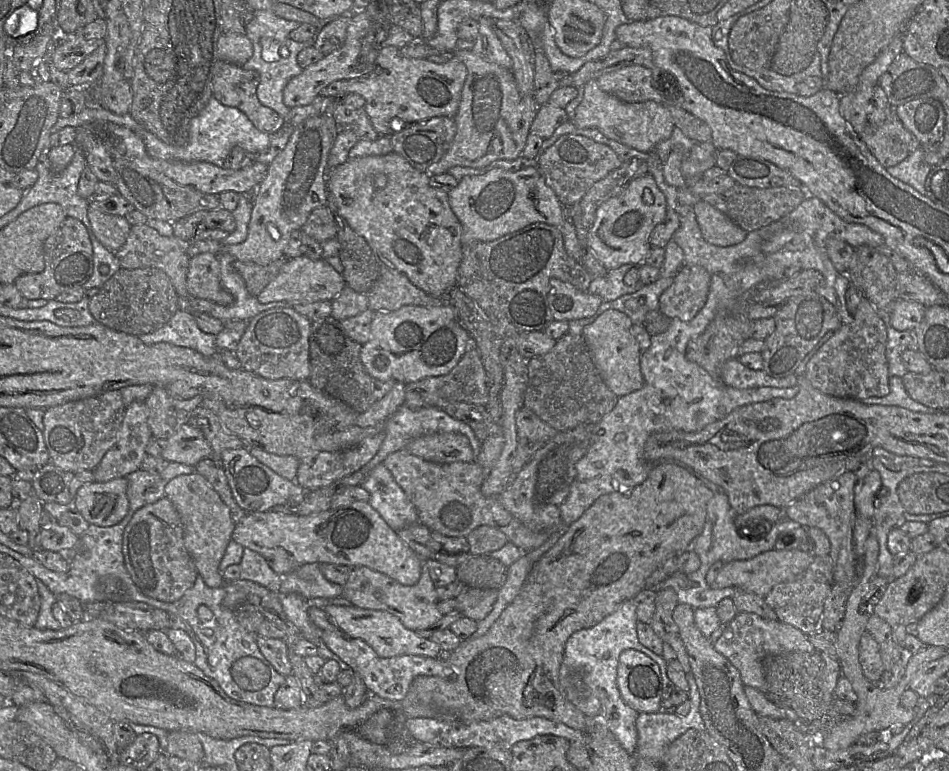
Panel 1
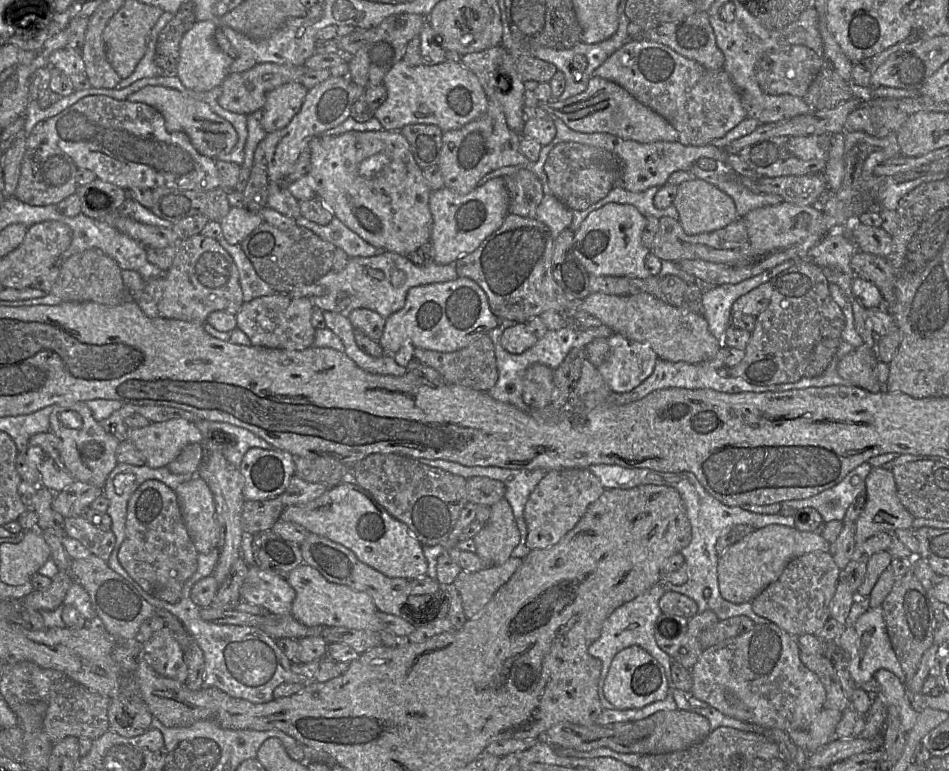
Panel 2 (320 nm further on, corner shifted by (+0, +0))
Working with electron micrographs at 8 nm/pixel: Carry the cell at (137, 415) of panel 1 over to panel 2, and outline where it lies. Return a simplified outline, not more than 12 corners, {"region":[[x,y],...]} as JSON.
{"region":[[75,480],[55,493],[52,507],[64,518],[78,517],[102,488]]}

